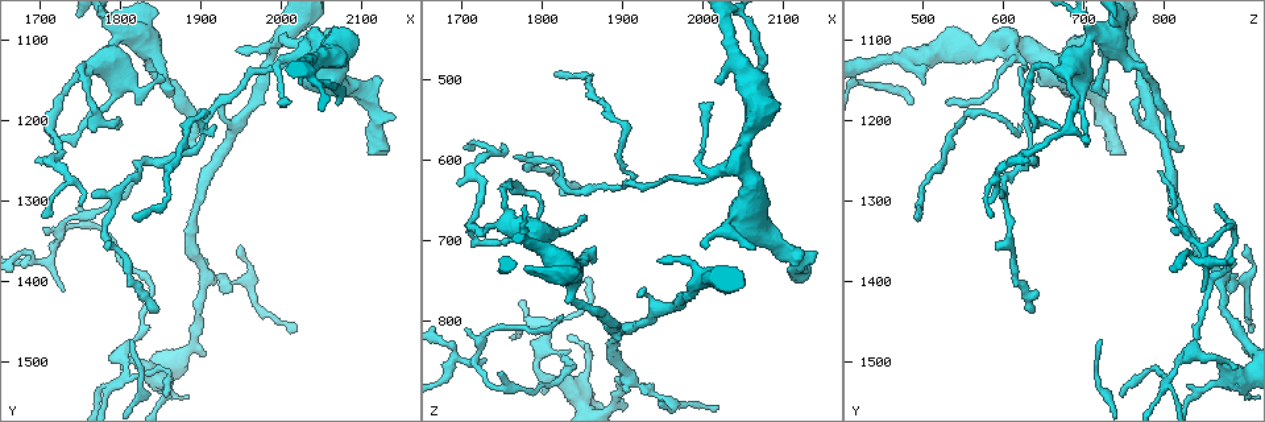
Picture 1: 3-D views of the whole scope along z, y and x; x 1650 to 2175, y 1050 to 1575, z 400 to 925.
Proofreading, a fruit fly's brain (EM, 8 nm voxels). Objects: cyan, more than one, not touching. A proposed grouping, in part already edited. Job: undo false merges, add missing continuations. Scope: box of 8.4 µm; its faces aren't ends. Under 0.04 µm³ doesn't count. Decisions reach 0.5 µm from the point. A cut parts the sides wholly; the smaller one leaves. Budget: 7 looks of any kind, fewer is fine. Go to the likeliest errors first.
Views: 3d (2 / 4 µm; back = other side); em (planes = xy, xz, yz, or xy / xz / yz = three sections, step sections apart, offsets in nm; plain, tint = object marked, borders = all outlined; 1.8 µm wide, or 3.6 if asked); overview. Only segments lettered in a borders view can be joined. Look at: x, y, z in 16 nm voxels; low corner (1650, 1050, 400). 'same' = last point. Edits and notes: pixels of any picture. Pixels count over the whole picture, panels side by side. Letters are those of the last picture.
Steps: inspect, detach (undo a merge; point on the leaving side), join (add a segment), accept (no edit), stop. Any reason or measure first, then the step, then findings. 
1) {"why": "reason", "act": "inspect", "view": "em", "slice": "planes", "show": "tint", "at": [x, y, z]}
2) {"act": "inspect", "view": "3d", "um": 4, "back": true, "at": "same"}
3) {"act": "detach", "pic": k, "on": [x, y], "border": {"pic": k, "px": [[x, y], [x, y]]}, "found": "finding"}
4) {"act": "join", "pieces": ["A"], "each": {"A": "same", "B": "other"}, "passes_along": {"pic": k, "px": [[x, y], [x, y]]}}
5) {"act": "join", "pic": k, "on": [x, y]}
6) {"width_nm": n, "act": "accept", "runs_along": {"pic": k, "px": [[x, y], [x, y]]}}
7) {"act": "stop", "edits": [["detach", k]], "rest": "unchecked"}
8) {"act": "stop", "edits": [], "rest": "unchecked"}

{"why": "three-way junction", "act": "inspect", "view": "em", "slice": "planes", "show": "tint", "at": [1690, 1380, 850]}

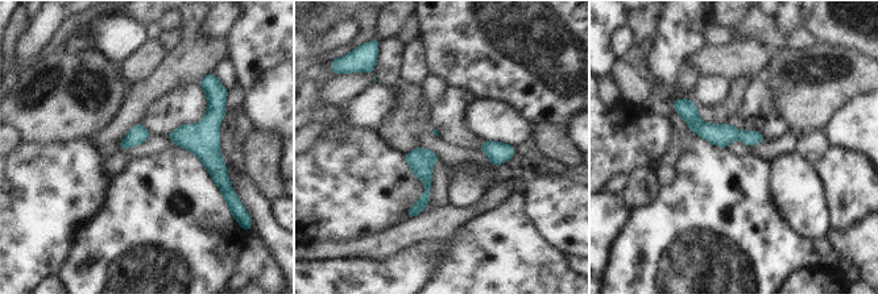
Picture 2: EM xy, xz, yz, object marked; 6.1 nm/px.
{"why": "what lies round it", "act": "inspect", "view": "em", "slice": "planes", "show": "borders", "at": "same"}

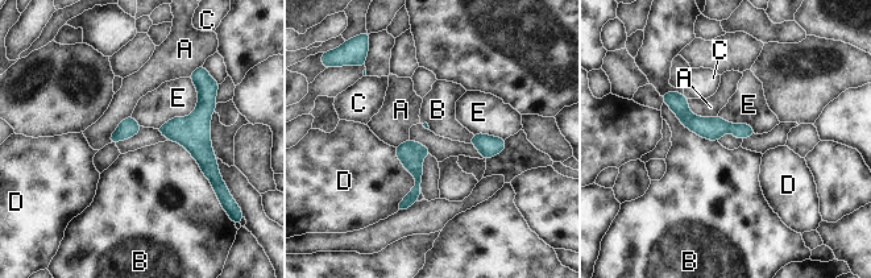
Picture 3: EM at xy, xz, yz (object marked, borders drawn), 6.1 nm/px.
{"width_nm": 120, "longest_contact_nm": ["B", 420], "act": "accept", "each": {"A": "other", "B": "other", "C": "other", "D": "other", "E": "other"}, "found": "one neuron here"}

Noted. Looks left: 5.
{"why": "three arms meet", "act": "inspect", "view": "3d", "um": 4, "at": [1790, 1530, 800]}

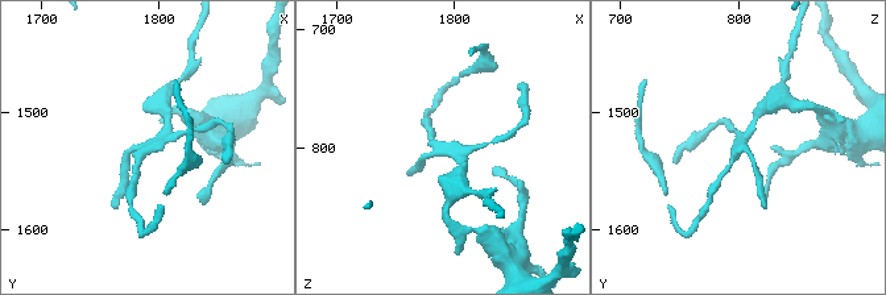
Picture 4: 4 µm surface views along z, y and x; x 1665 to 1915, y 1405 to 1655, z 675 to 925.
{"why": "need the tissue", "act": "inspect", "view": "em", "slice": "xy", "step": 8, "show": "tint", "at": [1790, 1530, 800]}

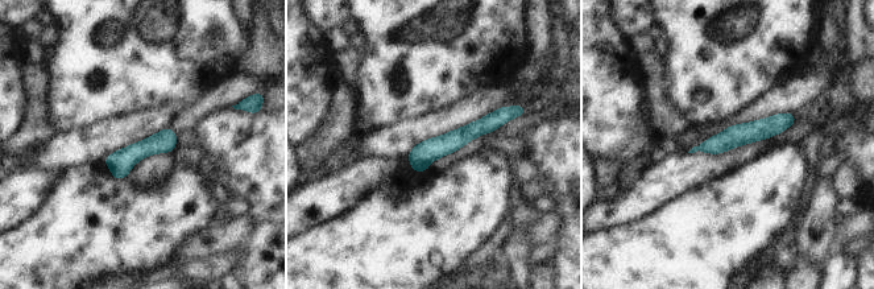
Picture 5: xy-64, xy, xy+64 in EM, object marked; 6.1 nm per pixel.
{"why": "cut it another way", "act": "inspect", "view": "em", "slice": "planes", "show": "borders", "at": "same"}

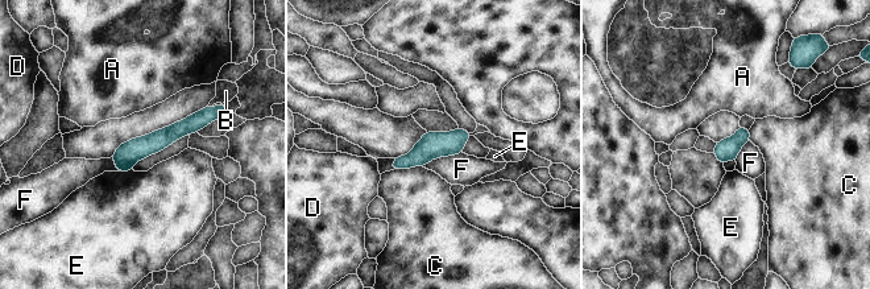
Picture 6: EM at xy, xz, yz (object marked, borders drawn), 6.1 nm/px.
{"longest_contact_nm": ["F", 260], "act": "accept", "each": {"A": "other", "B": "other", "C": "other", "D": "other", "E": "other", "F": "other"}, "border": {"pic": 6, "px": [[462, 152], [431, 159], [423, 166]]}, "found": "all the same neuron"}

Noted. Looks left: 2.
{"why": "free end", "act": "inspect", "view": "3d", "um": 4, "at": [1860, 1170, 730]}

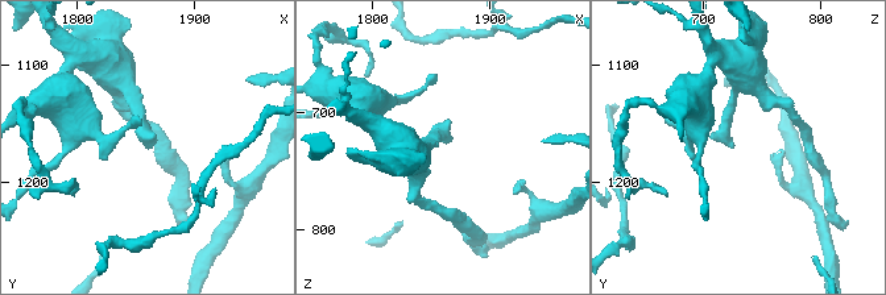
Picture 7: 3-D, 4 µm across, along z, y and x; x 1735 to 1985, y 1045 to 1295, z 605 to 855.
{"act": "inspect", "view": "em", "slice": "planes", "show": "borders", "at": [1862, 1170, 726]}

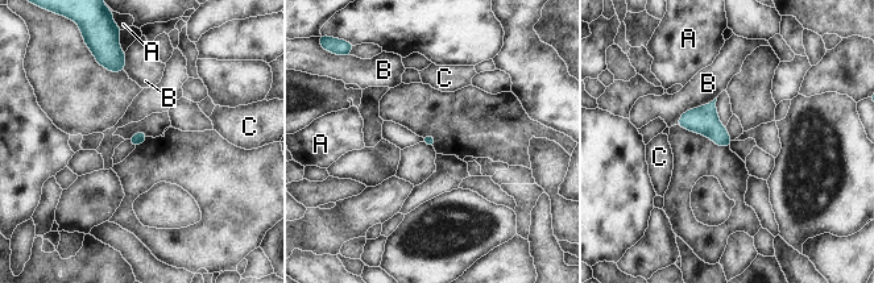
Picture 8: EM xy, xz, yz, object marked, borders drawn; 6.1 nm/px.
{"act": "accept", "each": {"A": "other", "B": "other", "C": "other"}, "border": {"pic": 8, "px": [[716, 96], [687, 109], [676, 124]]}, "found": "none of them fits"}

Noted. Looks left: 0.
{"act": "stop", "edits": [], "rest": "unchecked"}

